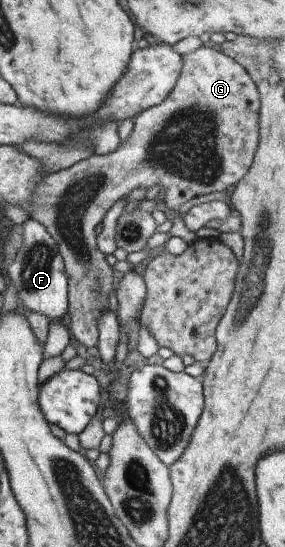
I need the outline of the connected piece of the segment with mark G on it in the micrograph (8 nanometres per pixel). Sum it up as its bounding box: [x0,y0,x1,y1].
[30,45,260,347]

